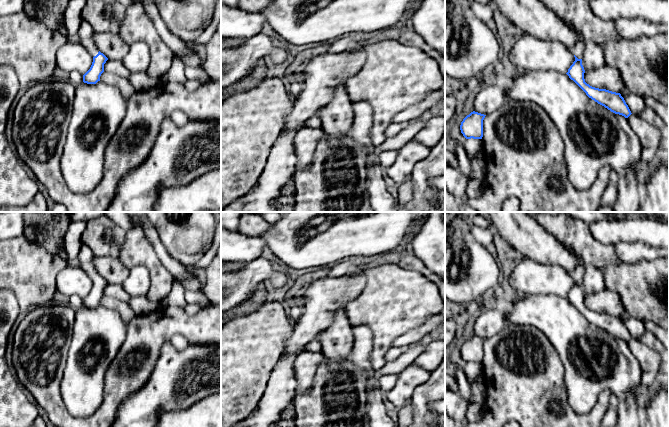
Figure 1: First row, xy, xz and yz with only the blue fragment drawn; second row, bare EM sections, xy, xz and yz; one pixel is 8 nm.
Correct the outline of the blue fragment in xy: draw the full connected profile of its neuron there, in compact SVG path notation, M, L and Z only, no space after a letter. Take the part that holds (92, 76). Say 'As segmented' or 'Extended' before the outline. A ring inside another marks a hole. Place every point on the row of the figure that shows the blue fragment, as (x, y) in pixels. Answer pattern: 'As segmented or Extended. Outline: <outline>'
Extended. Outline: M82 20L77 34L79 37L78 42L93 56L90 69L83 75L83 82L87 84L96 84L100 81L100 76L104 72L104 64L108 60L96 47L93 40L94 33L92 26L87 21Z

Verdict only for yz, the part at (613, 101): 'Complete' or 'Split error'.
Split error

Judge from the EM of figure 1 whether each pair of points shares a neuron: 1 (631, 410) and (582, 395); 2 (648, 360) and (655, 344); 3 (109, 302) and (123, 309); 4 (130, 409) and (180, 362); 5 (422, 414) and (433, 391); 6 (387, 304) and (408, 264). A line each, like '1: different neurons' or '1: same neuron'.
1: same neuron
2: different neurons
3: same neuron
4: same neuron
5: same neuron
6: different neurons

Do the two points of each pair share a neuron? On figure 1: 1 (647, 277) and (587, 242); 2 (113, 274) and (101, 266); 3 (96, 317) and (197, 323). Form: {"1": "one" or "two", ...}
{"1": "one", "2": "one", "3": "two"}

